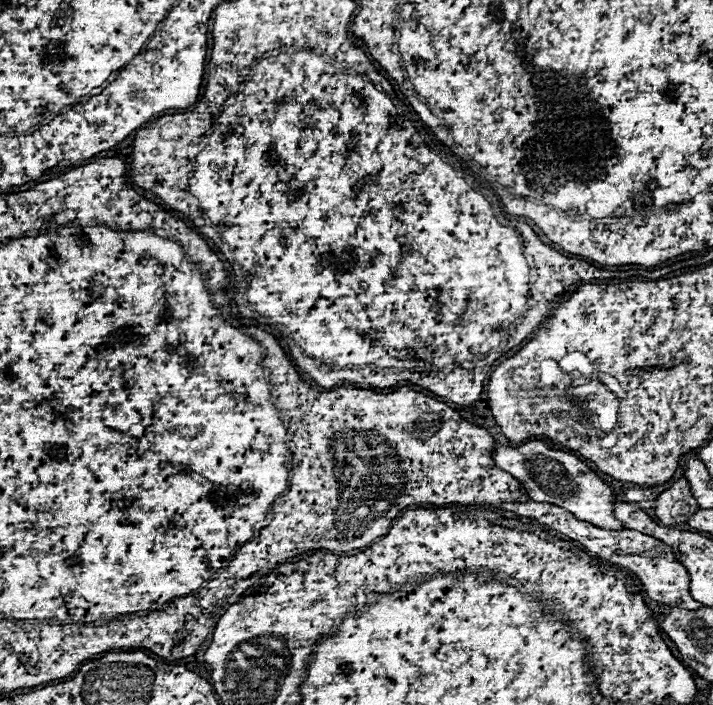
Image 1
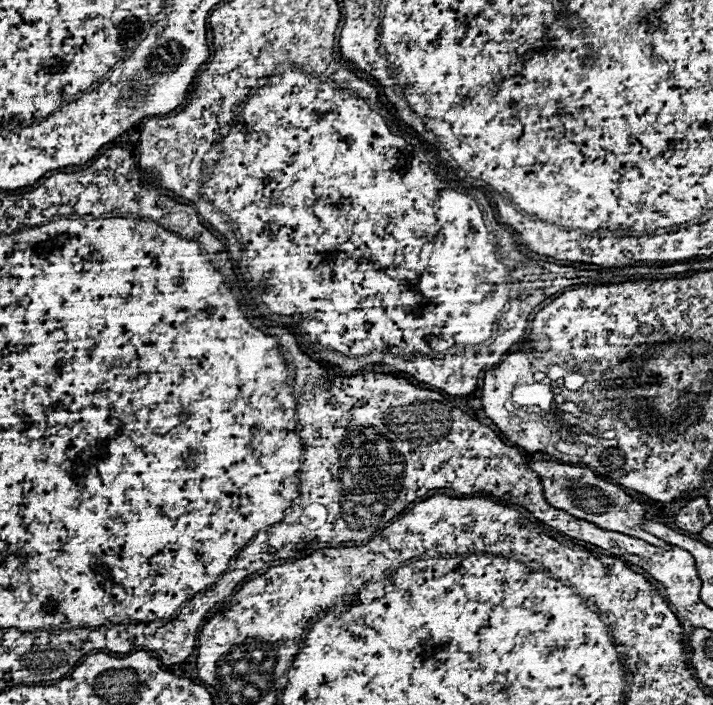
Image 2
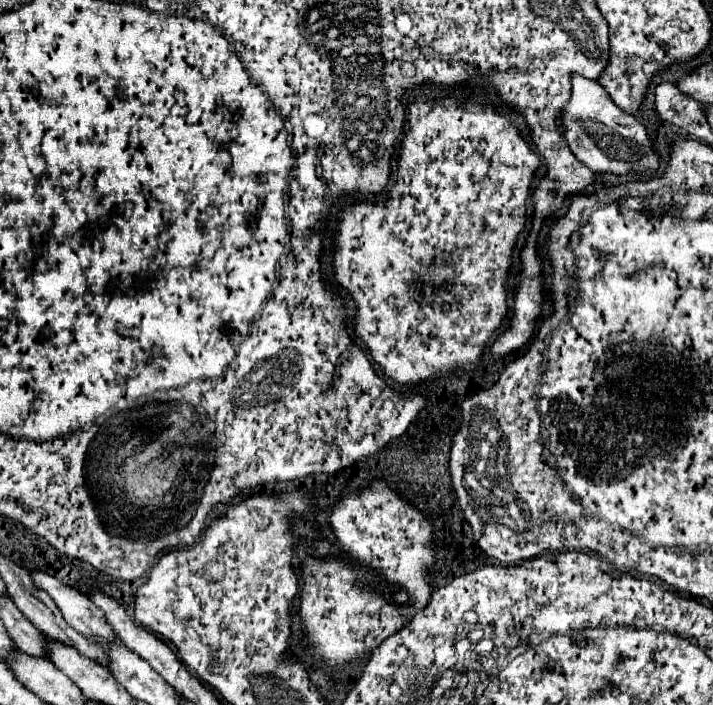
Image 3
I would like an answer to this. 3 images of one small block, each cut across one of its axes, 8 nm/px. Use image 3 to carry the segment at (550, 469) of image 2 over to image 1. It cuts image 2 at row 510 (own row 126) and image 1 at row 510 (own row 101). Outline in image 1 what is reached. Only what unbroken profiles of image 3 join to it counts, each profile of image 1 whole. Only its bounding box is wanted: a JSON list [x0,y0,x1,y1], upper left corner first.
[492,440,624,528]

